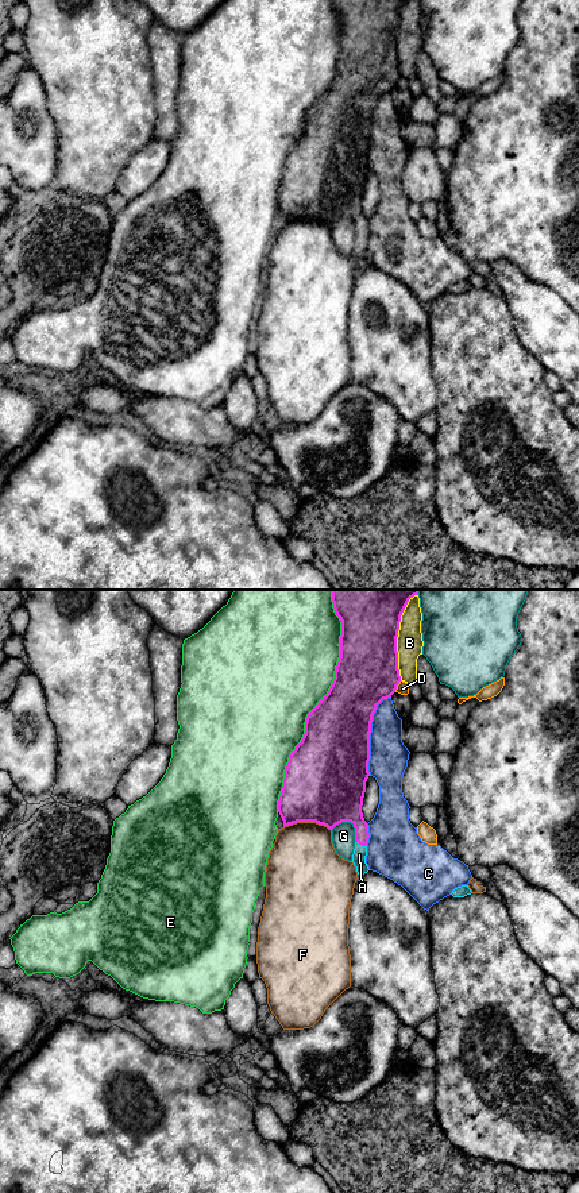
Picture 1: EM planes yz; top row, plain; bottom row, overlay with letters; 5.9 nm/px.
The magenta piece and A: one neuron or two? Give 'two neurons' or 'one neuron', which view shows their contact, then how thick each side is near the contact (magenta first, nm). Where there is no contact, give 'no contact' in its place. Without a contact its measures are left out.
one neuron; meets magenta in yz; 180 nm thick on the magenta side, 80 nm on the other

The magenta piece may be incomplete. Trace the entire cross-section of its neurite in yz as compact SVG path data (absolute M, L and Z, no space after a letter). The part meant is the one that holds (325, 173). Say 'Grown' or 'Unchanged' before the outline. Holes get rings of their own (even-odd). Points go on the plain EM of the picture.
Grown. M333 0L341 16L340 53L335 66L333 78L328 89L308 109L305 130L289 152L285 165L283 184L278 196L278 208L283 223L297 217L316 217L333 224L341 217L351 217L355 223L355 244L352 258L358 270L370 265L366 259L368 220L363 213L362 201L366 177L370 171L370 128L377 101L395 88L401 77L398 65L397 32L401 11L406 0Z

